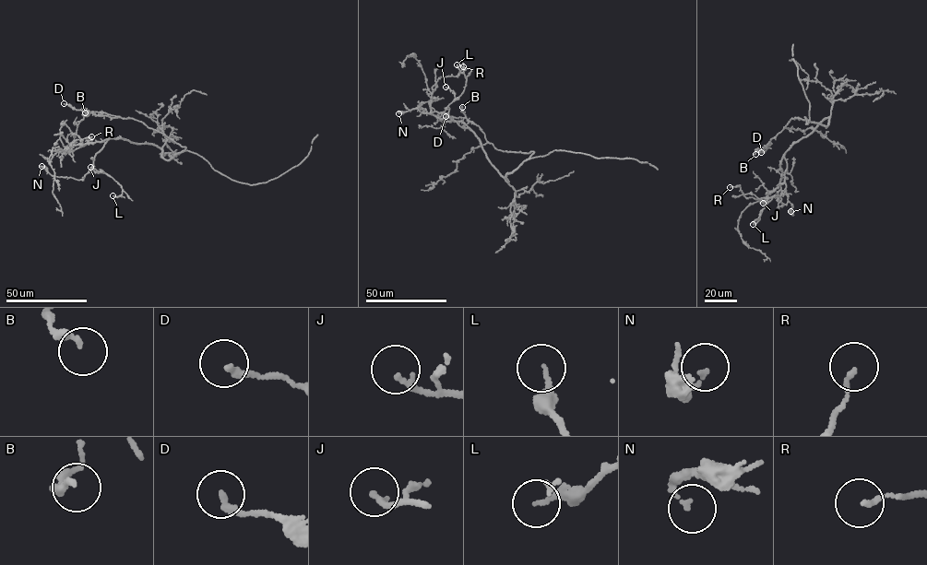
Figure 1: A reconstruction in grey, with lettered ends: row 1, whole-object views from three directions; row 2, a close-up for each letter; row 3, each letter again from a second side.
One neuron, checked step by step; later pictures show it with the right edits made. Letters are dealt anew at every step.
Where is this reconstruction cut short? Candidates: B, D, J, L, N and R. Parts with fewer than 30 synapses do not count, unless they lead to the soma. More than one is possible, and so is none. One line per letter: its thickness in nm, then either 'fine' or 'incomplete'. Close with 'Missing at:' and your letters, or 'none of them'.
B: 200 nm | fine
D: 220 nm | fine
J: 160 nm | fine
L: 120 nm | fine
N: 140 nm | fine
R: 130 nm | fine
Missing at: none of them

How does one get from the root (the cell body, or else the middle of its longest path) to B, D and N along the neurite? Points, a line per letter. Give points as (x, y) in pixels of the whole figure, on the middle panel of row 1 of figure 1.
B: (501, 175), (507, 182), (506, 175), (533, 152), (498, 150), (486, 140), (481, 128), (466, 118), (462, 107)
D: (501, 175), (507, 182), (506, 175), (533, 152), (498, 150), (486, 140), (481, 128), (466, 118), (445, 116)
N: (501, 175), (490, 161), (479, 138), (469, 128), (435, 111), (423, 113), (415, 109), (398, 113)

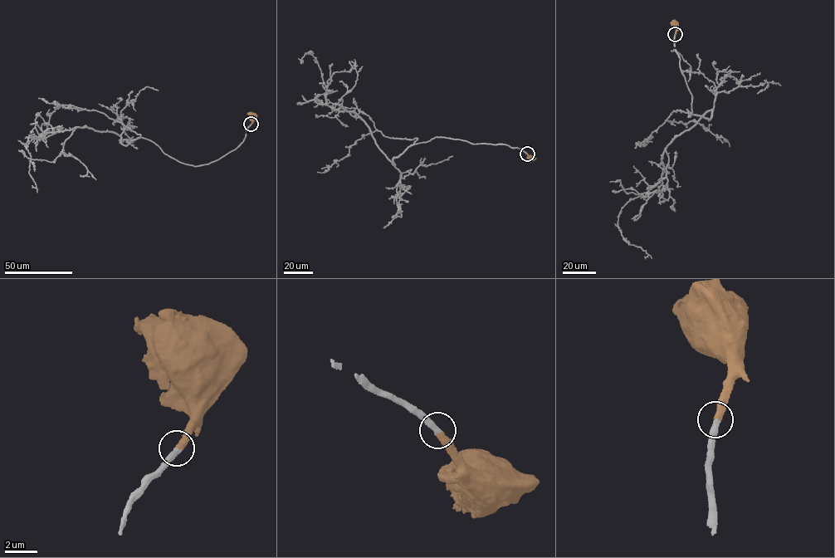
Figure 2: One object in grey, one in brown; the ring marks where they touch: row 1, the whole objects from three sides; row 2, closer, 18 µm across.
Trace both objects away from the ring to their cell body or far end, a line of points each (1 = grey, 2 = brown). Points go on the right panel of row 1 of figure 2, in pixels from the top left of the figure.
1: (675, 35), (688, 117), (709, 120), (712, 110), (675, 136), (661, 179), (621, 209), (621, 235), (647, 256)
2: (675, 35), (674, 24)

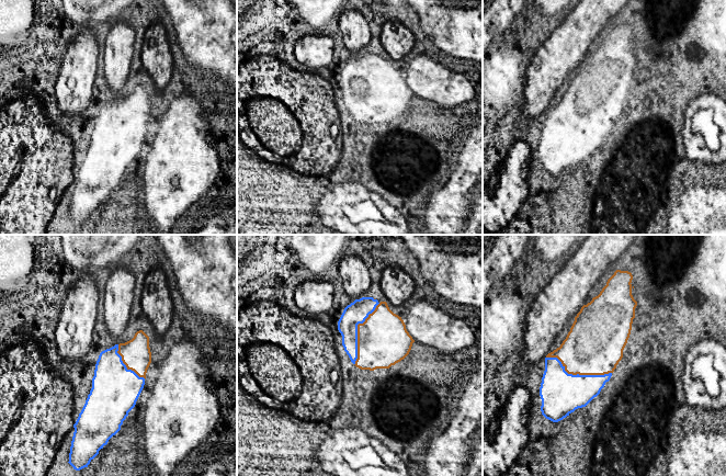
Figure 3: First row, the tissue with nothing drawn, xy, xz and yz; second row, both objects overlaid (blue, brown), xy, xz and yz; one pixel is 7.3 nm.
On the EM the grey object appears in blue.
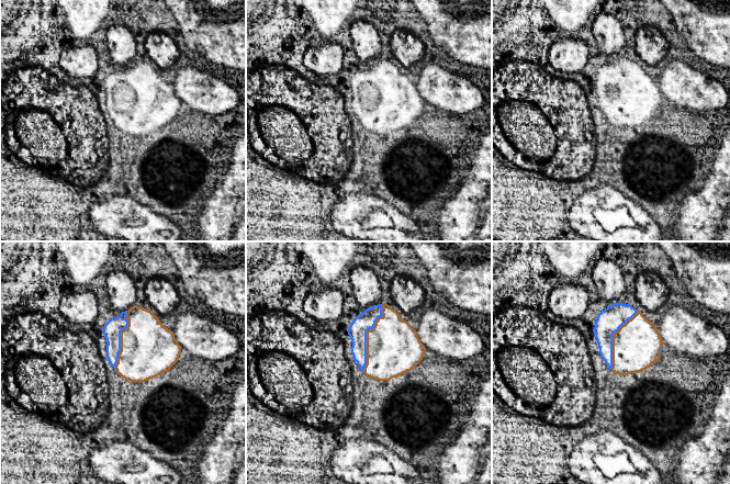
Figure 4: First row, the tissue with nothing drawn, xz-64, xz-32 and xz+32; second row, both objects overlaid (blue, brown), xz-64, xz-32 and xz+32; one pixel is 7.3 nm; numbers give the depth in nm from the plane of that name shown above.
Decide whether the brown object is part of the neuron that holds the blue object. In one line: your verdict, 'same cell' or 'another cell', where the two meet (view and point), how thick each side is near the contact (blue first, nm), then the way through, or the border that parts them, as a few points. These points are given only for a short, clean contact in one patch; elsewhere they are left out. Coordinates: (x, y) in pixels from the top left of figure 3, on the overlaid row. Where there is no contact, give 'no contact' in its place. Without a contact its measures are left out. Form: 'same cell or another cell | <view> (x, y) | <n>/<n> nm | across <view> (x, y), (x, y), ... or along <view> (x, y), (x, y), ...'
same cell | yz (577, 374) | 300/420 nm

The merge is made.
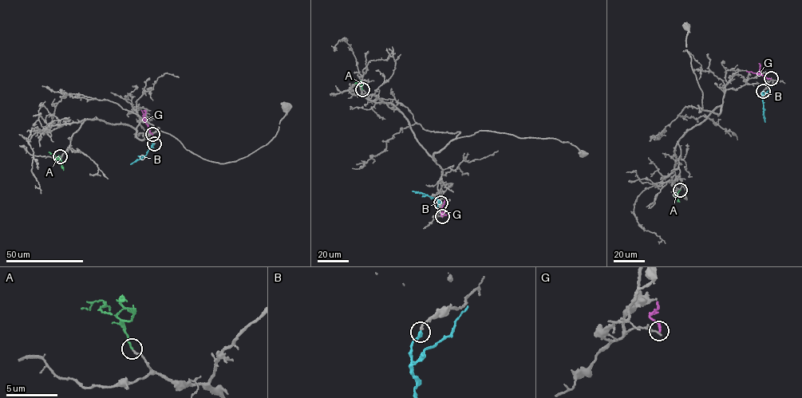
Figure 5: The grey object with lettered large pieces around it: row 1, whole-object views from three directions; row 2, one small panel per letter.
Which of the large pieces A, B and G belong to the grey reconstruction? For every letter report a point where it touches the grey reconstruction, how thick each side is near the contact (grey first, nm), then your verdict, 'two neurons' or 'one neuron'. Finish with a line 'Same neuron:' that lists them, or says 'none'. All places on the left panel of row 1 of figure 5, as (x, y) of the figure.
A: (60, 156) | 200/200 nm | one neuron
B: (154, 143) | 260/360 nm | two neurons
G: (152, 134) | 200/260 nm | two neurons
Same neuron: A

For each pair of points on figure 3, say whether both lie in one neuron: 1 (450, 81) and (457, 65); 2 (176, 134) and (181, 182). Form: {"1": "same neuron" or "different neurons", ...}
{"1": "different neurons", "2": "same neuron"}

